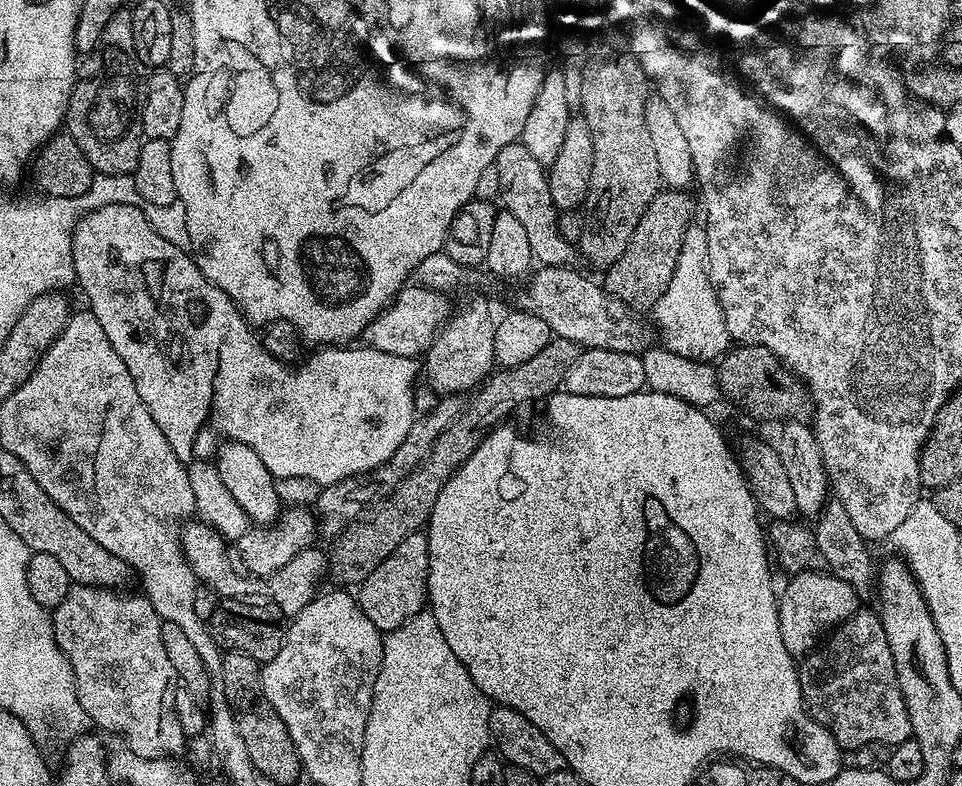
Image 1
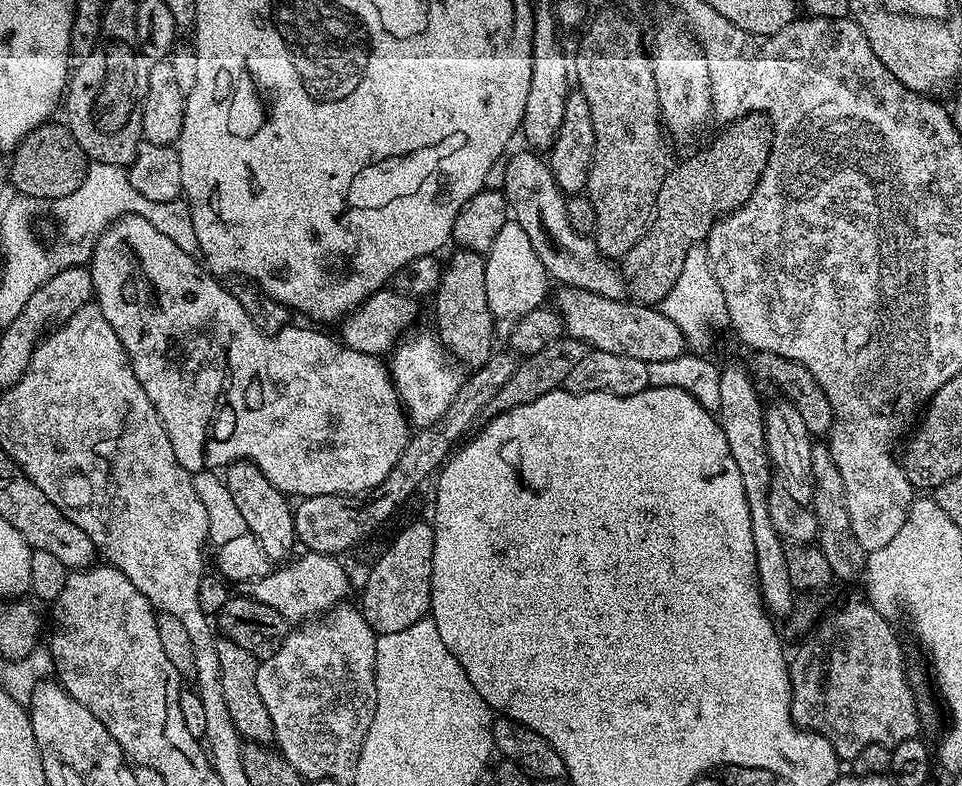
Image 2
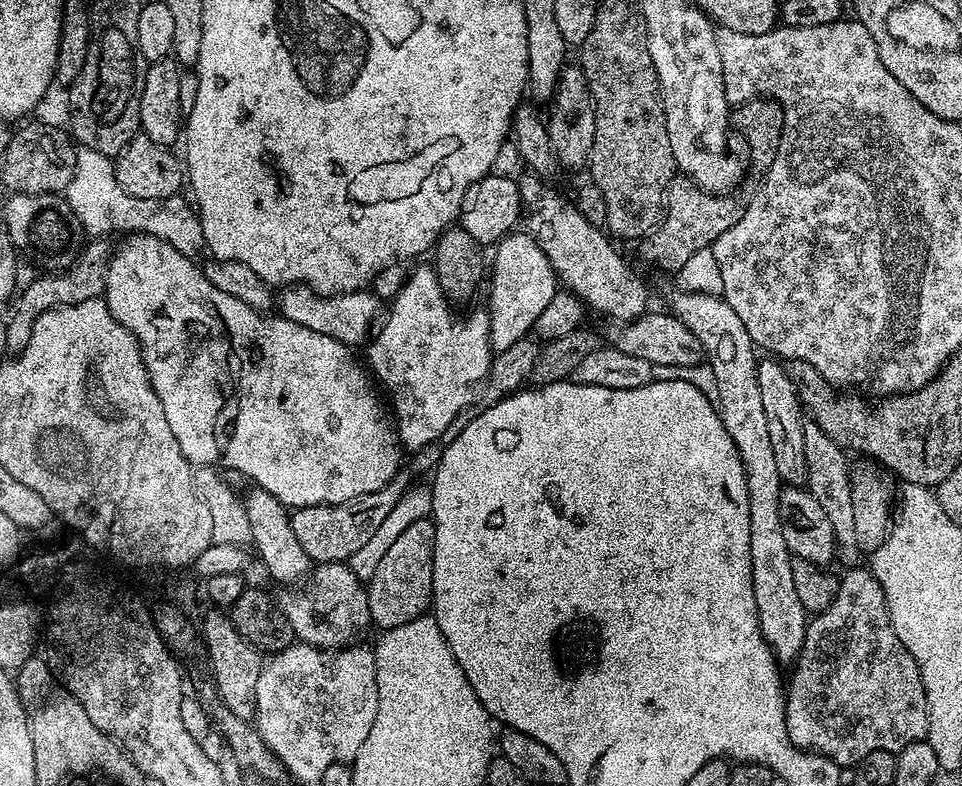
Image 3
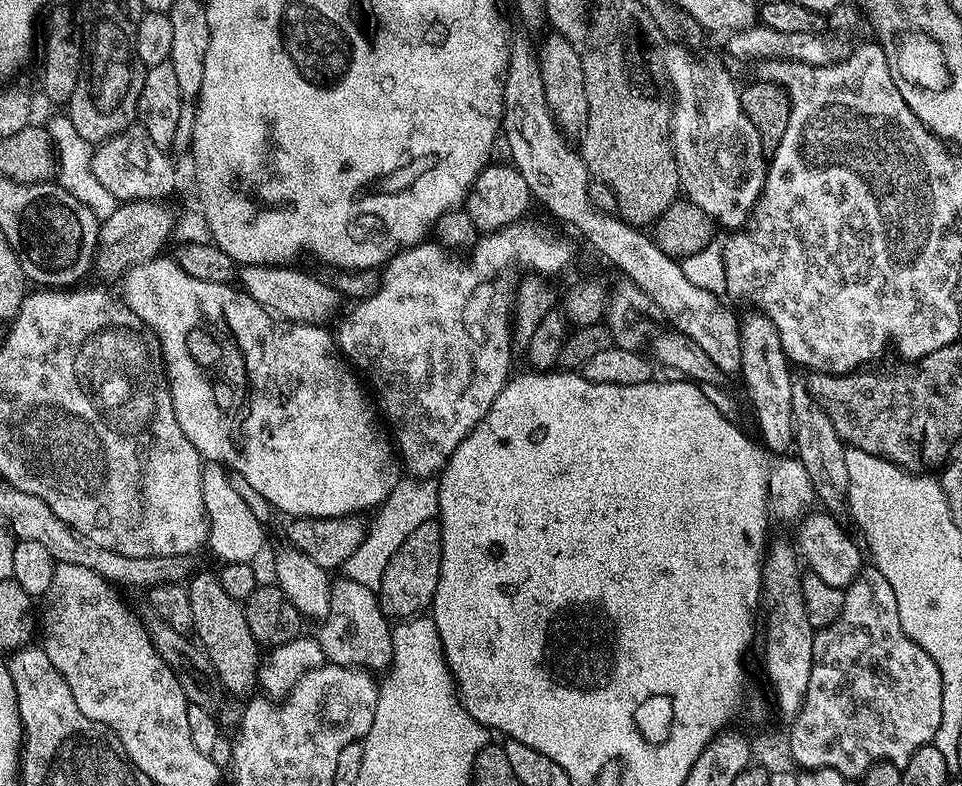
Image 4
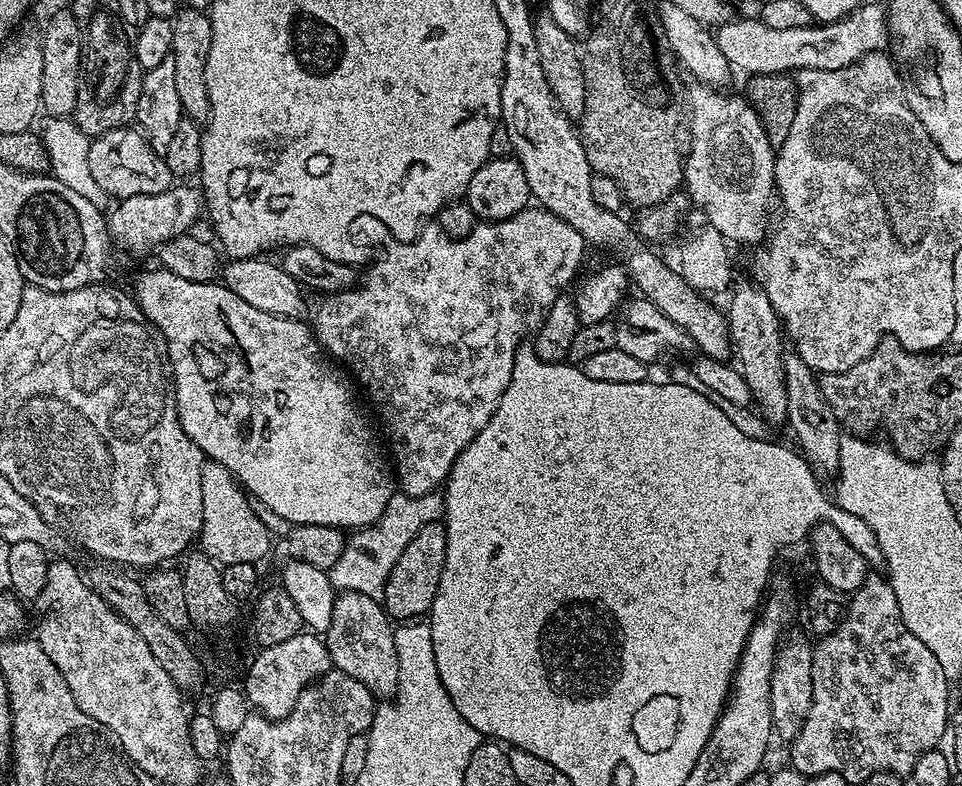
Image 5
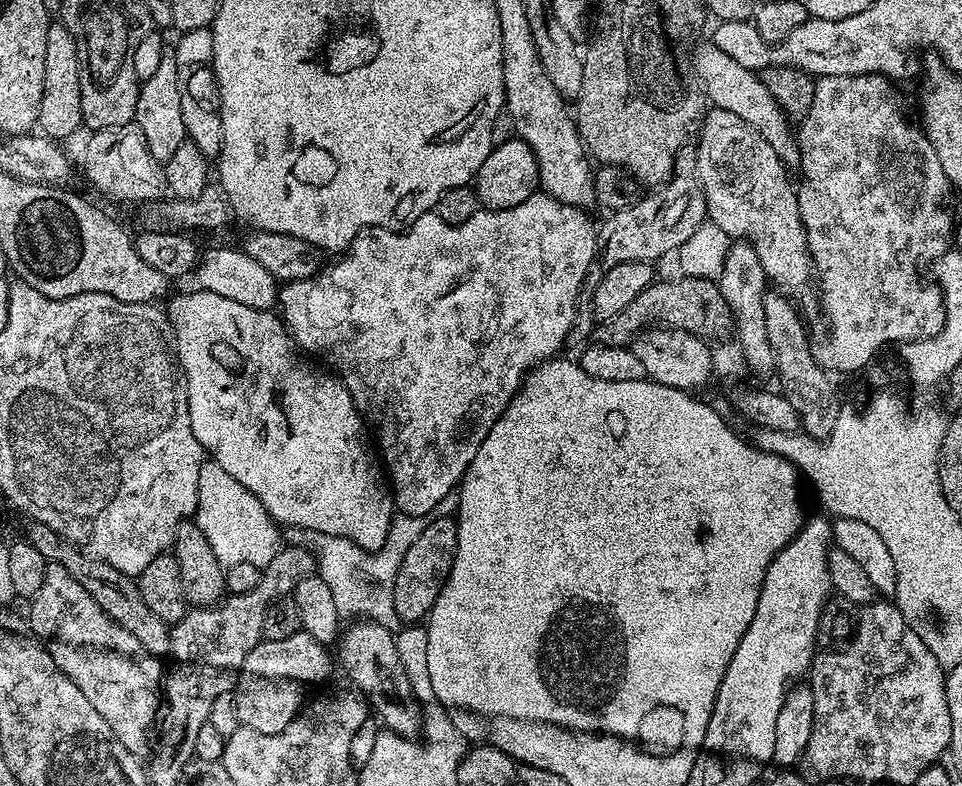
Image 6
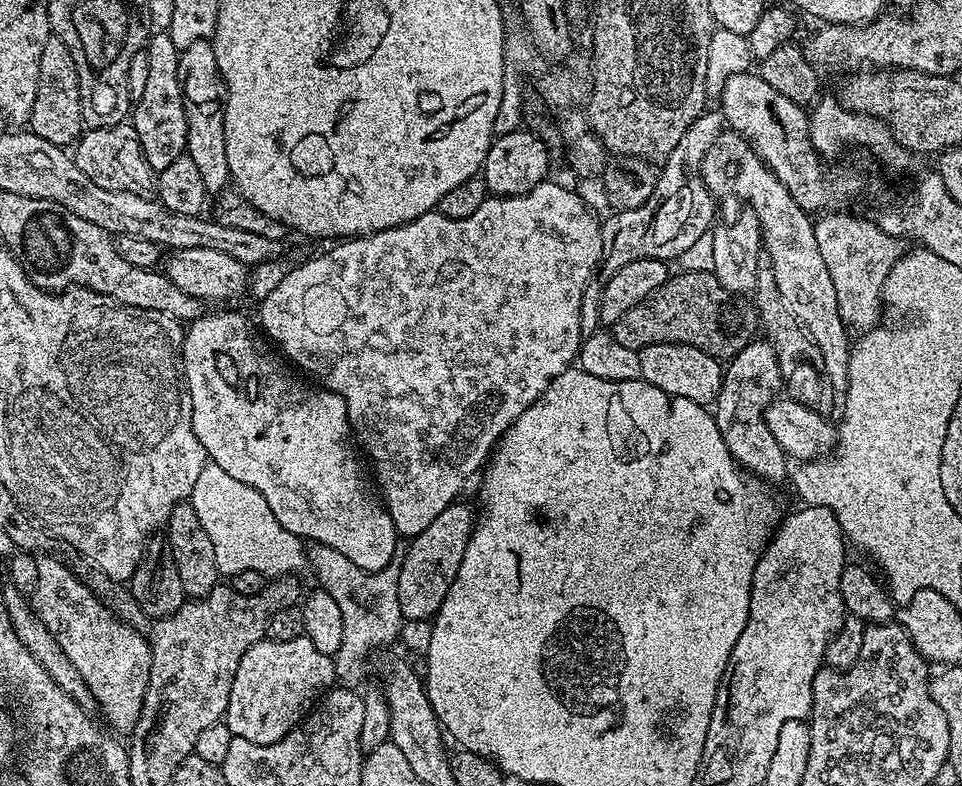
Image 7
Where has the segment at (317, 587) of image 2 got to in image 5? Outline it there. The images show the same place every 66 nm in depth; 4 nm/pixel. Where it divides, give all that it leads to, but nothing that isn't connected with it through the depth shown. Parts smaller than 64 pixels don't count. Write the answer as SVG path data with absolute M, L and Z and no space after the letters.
M340 592L334 602L334 618L322 639L328 645L333 669L358 678L377 698L391 698L398 686L398 654L394 646L393 621L380 600L366 594Z

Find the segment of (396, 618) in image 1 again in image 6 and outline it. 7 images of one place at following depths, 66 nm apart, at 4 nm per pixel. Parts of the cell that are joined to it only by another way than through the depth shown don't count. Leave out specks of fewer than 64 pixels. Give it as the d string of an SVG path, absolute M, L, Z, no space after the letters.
M436 516L425 523L418 542L406 550L402 566L398 566L398 578L394 582L394 610L401 622L420 622L432 611L434 602L454 566L458 530L452 516Z

